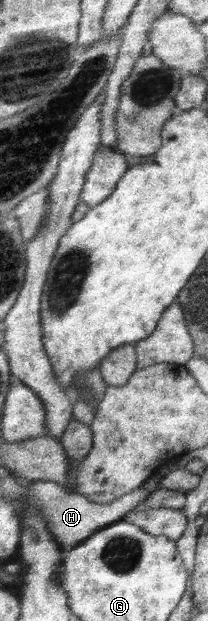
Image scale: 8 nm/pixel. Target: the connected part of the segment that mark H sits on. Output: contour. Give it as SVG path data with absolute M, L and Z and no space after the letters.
M32 481L29 483L29 503L41 509L41 517L50 521L50 528L56 540L65 551L76 547L81 541L90 537L97 530L122 519L129 511L147 498L147 491L143 487L109 504L97 504L88 501L82 494L68 493L64 487L54 481Z

